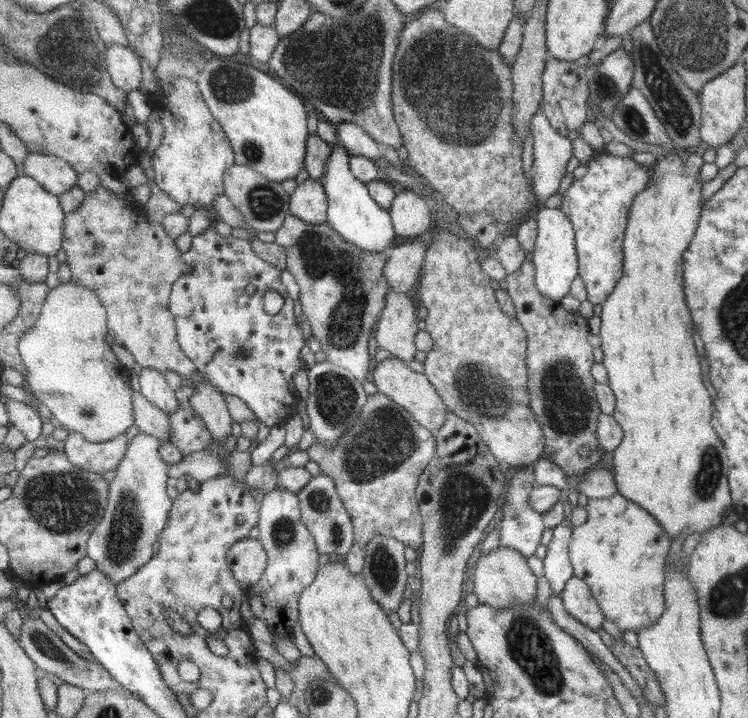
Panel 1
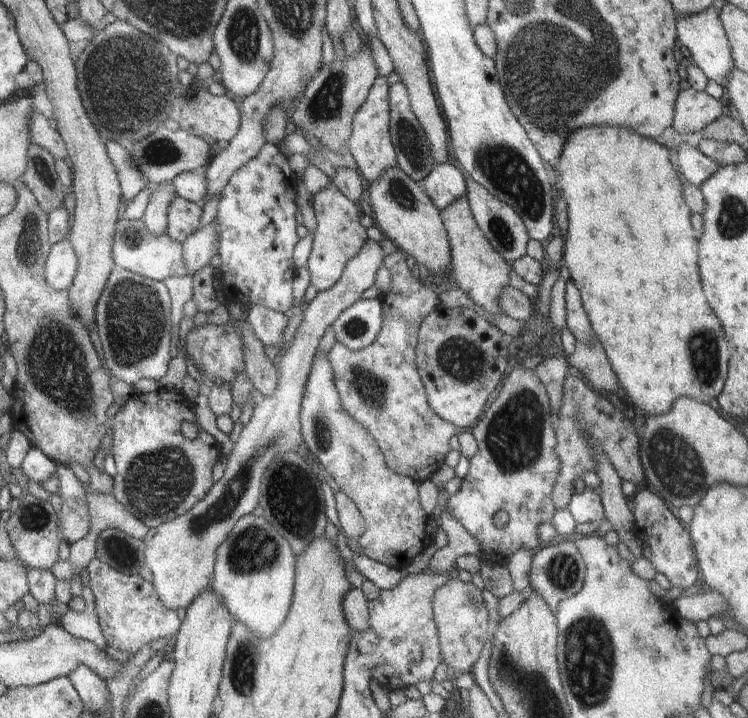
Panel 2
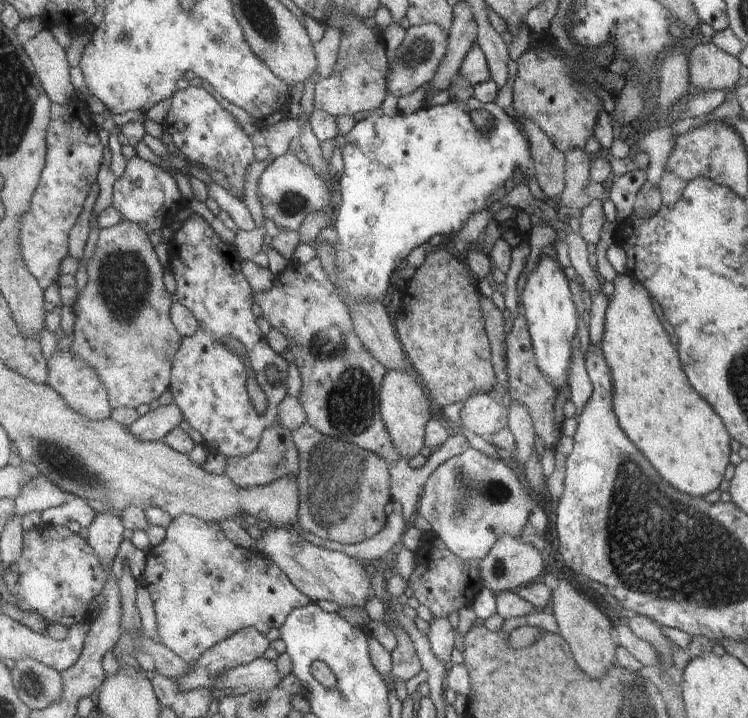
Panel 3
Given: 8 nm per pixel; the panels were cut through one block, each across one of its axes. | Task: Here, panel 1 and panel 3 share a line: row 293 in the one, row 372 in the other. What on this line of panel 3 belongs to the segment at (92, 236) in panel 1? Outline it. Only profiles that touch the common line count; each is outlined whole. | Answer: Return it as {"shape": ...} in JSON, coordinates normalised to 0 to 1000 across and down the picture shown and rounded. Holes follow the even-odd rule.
{"shape":[[[164,306],[155,315],[134,320],[126,355],[116,368],[118,393],[104,412],[104,435],[99,446],[99,479],[94,487],[126,515],[142,540],[147,568],[184,568],[201,563],[226,543],[233,496],[245,468],[225,443],[231,412],[219,401],[219,375],[198,326],[179,309]]]}

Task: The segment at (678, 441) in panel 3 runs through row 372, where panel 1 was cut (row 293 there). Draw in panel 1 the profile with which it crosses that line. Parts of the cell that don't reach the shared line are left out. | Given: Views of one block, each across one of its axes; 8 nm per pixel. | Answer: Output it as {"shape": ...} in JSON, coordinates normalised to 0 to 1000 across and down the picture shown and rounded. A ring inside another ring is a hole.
{"shape":[[[925,209],[920,213],[917,210],[906,210],[905,213],[896,213],[893,217],[886,219],[885,216],[876,219],[876,226],[870,228],[870,249],[866,252],[864,262],[860,266],[852,267],[845,284],[842,286],[841,299],[838,304],[838,316],[836,320],[836,327],[833,331],[833,380],[829,386],[829,390],[824,394],[818,409],[816,409],[814,415],[811,415],[807,422],[805,422],[805,454],[802,455],[802,485],[807,492],[806,496],[806,510],[810,513],[811,517],[811,526],[813,526],[813,536],[816,542],[822,549],[822,572],[817,577],[822,584],[824,588],[830,593],[833,599],[833,609],[832,617],[826,620],[826,624],[820,628],[820,645],[821,653],[818,655],[820,664],[824,680],[826,681],[826,687],[829,687],[834,694],[849,699],[850,702],[856,703],[856,708],[868,713],[874,723],[877,723],[884,731],[885,735],[894,744],[897,752],[904,748],[909,747],[909,744],[925,744],[926,741],[936,741],[937,747],[941,744],[947,737],[952,734],[960,733],[961,730],[969,728],[967,719],[968,714],[977,706],[979,708],[979,692],[977,685],[973,682],[973,671],[971,671],[971,657],[973,657],[973,638],[971,638],[971,630],[968,630],[968,618],[963,616],[963,610],[957,607],[957,602],[955,602],[955,596],[949,593],[949,582],[952,582],[952,556],[947,552],[947,543],[941,540],[941,535],[939,532],[939,526],[936,524],[936,504],[933,504],[933,493],[930,493],[930,485],[928,485],[928,474],[925,474],[925,443],[922,443],[922,432],[920,432],[920,426],[917,426],[917,418],[914,418],[914,407],[912,407],[912,362],[913,362],[913,352],[917,345],[920,345],[920,340],[922,340],[922,334],[928,331],[928,323],[933,318],[933,305],[936,304],[940,281],[937,280],[939,276],[939,258],[940,253],[936,251],[936,233],[940,228],[940,221],[934,216]]]}

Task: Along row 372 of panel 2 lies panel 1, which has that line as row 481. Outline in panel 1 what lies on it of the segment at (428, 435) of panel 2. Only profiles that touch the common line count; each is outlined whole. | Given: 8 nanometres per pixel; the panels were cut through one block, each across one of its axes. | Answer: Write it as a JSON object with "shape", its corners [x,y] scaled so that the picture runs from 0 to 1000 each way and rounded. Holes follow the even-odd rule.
{"shape":[[[511,547],[491,552],[479,585],[465,602],[452,610],[452,618],[444,627],[436,627],[428,618],[418,618],[412,624],[414,642],[426,646],[429,657],[447,670],[452,691],[469,719],[473,758],[456,780],[471,799],[483,799],[488,784],[488,763],[495,751],[504,744],[529,749],[541,760],[561,769],[566,756],[566,730],[555,692],[555,680],[559,677],[561,660],[580,639],[582,625],[582,606],[556,588],[541,568]]]}

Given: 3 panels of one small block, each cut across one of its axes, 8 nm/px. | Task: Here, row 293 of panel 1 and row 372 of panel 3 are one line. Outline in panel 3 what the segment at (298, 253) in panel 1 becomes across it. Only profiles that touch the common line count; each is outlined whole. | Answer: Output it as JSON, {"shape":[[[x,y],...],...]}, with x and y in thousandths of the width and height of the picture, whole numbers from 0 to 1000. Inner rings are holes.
{"shape":[[[425,358],[410,366],[385,368],[385,373],[369,383],[369,393],[361,404],[338,407],[337,415],[350,429],[353,446],[385,474],[385,487],[393,496],[392,506],[398,511],[404,529],[397,556],[409,574],[410,589],[436,609],[495,627],[516,643],[524,695],[535,701],[540,730],[547,735],[552,731],[572,664],[586,649],[627,623],[620,603],[600,607],[560,653],[548,652],[545,642],[532,634],[508,571],[508,540],[519,517],[479,471],[468,432],[455,418]]]}

